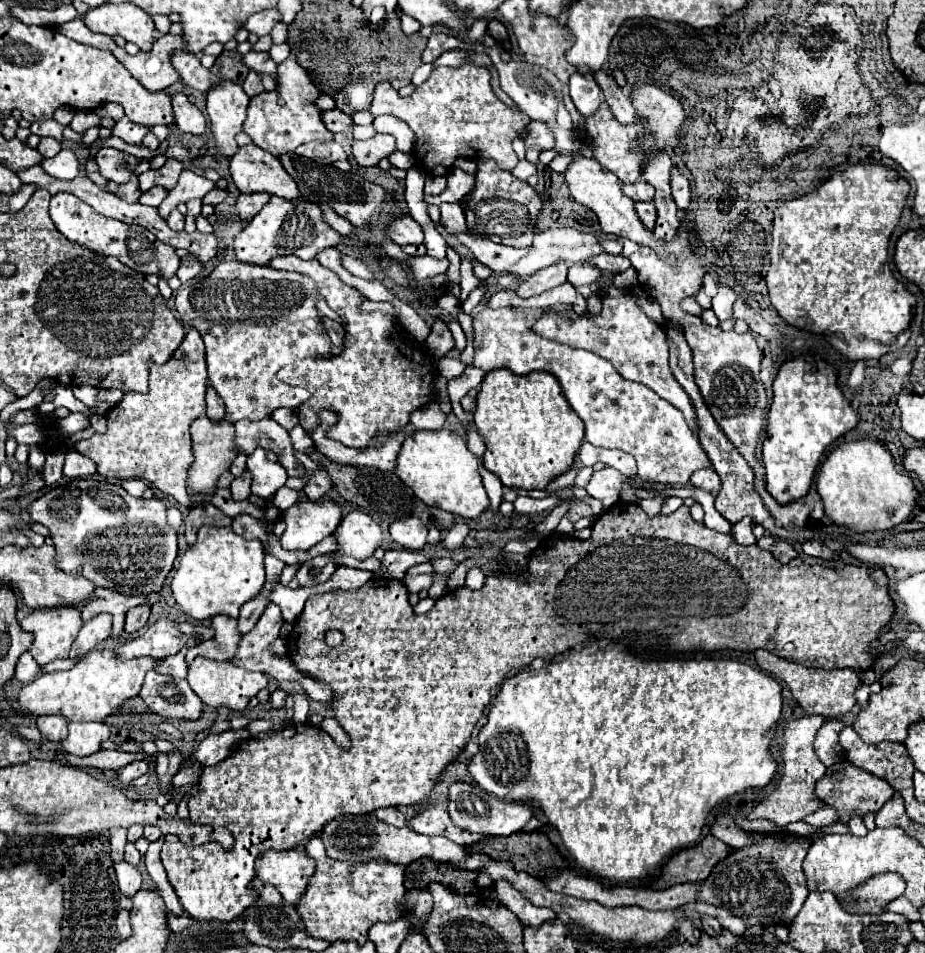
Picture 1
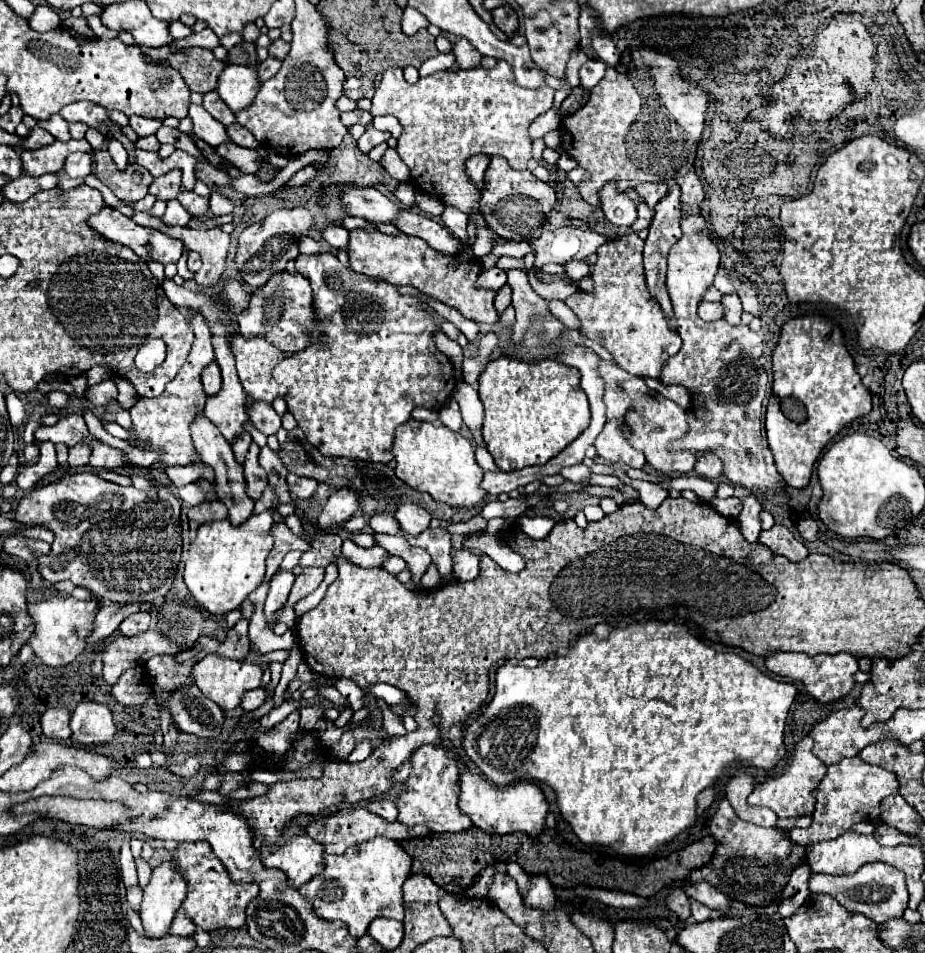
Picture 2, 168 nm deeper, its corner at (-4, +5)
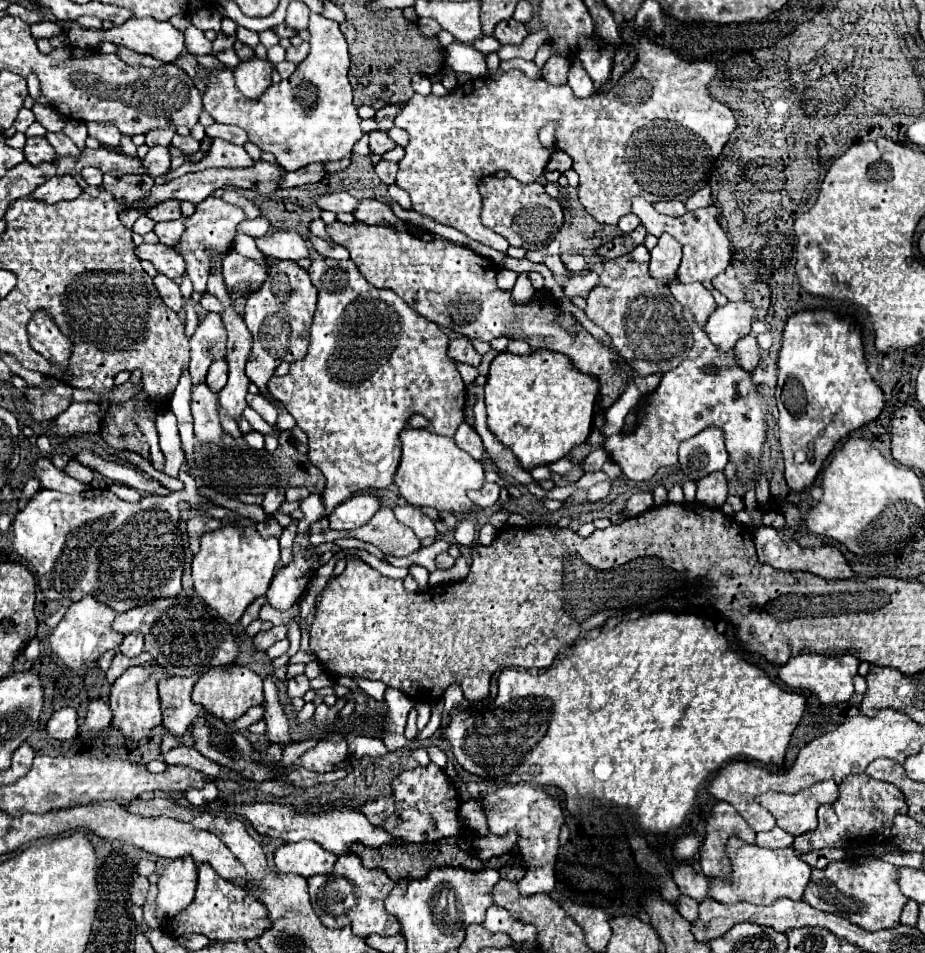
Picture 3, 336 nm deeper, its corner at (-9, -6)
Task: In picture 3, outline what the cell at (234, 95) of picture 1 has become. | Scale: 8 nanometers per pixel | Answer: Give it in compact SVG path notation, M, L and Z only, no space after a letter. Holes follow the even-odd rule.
M248 60L234 68L234 80L238 92L248 100L258 100L272 84L272 64L268 60Z

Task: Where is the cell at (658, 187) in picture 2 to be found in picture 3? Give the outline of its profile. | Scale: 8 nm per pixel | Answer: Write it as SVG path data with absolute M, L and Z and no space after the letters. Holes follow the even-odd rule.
M668 200L668 202L656 202L654 208L660 212L660 214L666 214L666 216L682 216L686 212L684 204L678 202L678 200Z

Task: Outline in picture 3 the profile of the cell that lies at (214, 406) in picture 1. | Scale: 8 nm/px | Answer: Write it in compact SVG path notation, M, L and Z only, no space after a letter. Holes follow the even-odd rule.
M216 360L210 370L208 370L208 376L206 376L206 384L212 392L220 392L224 386L226 386L226 376L228 376L228 364L226 360Z

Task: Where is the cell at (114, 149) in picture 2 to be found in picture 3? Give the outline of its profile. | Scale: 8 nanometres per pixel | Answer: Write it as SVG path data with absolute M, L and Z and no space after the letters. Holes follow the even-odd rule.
M162 146L150 148L148 154L142 158L142 170L144 170L144 174L148 174L152 178L164 176L170 170L168 148L162 148Z

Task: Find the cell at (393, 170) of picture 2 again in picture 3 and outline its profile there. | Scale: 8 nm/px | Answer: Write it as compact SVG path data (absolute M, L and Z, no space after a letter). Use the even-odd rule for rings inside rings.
M380 160L374 168L376 168L376 174L380 176L382 182L386 182L386 184L394 184L394 180L396 180L396 172L398 172L398 164L396 164L396 162Z

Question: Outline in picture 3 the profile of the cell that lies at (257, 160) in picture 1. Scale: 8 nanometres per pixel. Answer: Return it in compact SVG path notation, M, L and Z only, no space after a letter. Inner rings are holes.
M212 124L206 128L206 134L212 136L212 138L222 138L222 140L228 140L236 146L244 146L248 142L248 134L246 130L238 128L238 126L228 126L228 124Z

